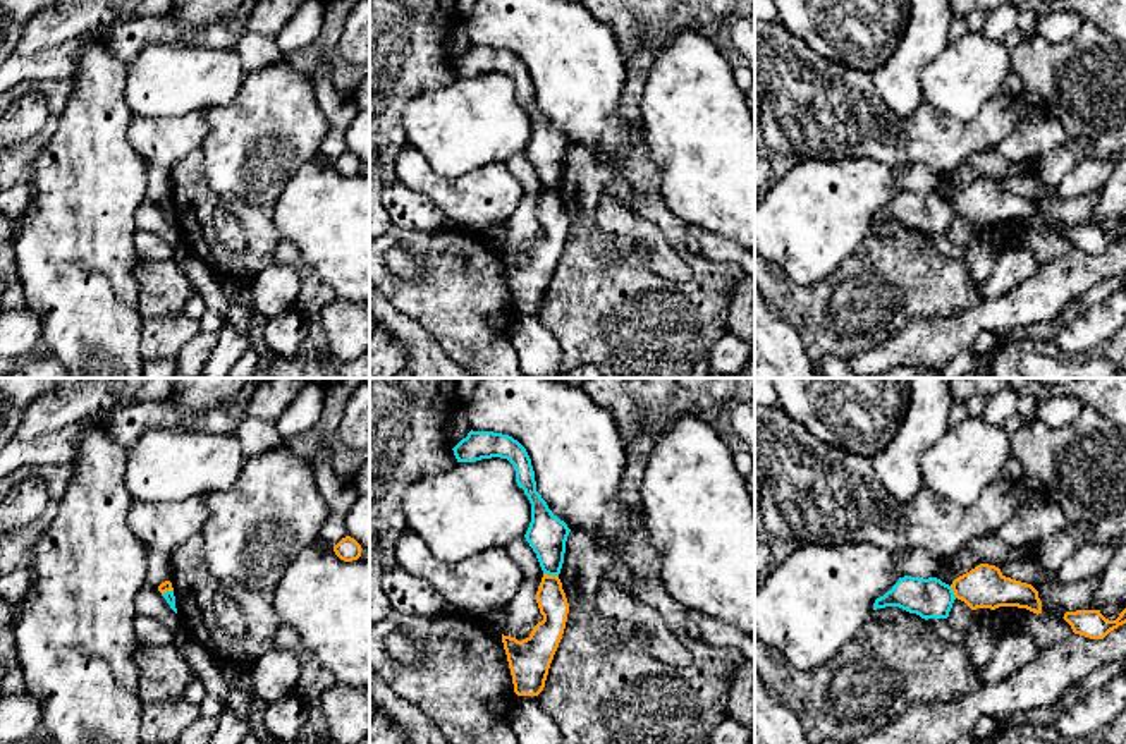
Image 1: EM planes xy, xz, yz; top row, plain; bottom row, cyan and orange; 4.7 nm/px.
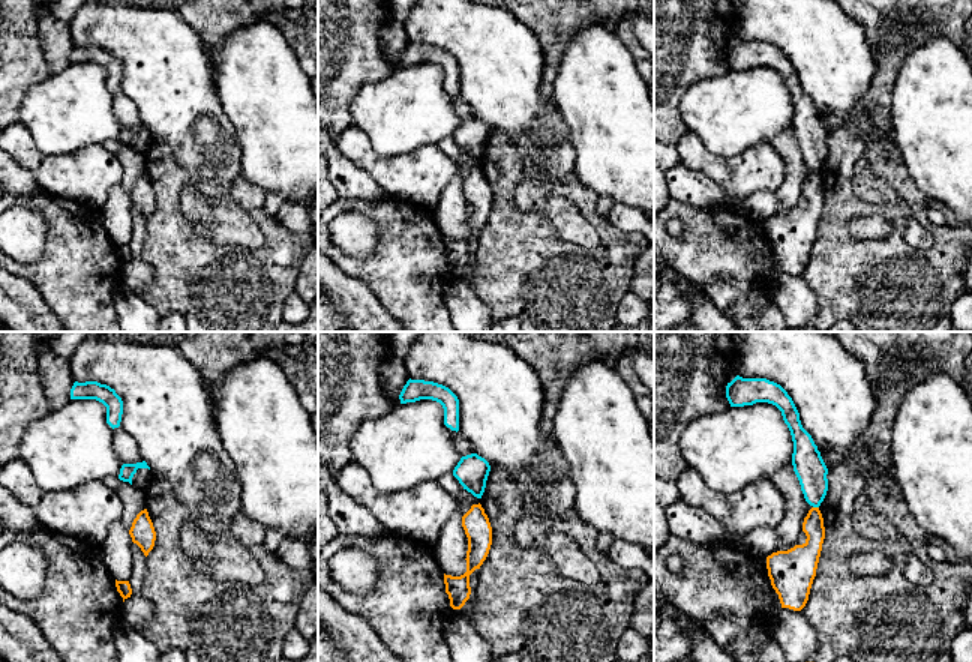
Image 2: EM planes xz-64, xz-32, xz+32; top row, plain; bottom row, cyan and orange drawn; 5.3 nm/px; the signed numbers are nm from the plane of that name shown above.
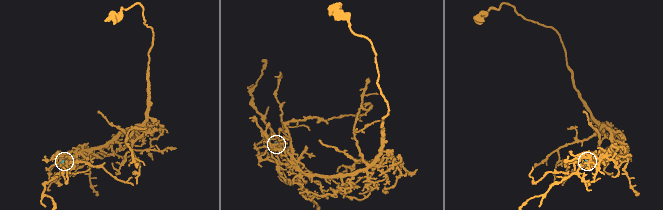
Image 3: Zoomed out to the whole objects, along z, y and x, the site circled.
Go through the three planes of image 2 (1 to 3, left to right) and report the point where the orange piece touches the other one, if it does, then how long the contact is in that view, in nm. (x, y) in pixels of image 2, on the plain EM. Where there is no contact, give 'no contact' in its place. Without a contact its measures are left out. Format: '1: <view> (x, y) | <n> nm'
1: no contact
2: no contact
3: xz+32 (816, 170) | 30 nm

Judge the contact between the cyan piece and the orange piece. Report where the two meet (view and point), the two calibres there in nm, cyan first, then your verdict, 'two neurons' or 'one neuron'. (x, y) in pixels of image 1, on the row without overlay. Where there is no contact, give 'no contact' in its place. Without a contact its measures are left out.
xz (550, 189) | 190/140 nm | two neurons

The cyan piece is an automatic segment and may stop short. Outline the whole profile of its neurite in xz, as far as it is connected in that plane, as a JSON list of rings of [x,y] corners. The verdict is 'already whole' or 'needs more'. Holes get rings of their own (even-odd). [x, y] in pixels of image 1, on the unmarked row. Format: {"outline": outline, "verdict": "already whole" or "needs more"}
{"outline": [[[471,45],[452,65],[457,77],[500,72],[514,81],[516,98],[524,105],[531,119],[531,137],[524,153],[536,168],[543,189],[559,191],[571,144],[552,129],[547,117],[536,107],[535,86],[526,64],[509,50]]], "verdict": "already whole"}

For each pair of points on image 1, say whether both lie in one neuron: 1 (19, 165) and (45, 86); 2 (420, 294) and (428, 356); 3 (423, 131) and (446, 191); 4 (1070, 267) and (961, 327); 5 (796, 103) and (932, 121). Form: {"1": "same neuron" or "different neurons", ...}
{"1": "same neuron", "2": "different neurons", "3": "different neurons", "4": "same neuron", "5": "same neuron"}

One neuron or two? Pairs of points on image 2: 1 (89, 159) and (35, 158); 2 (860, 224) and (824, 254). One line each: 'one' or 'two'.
1: one
2: two

